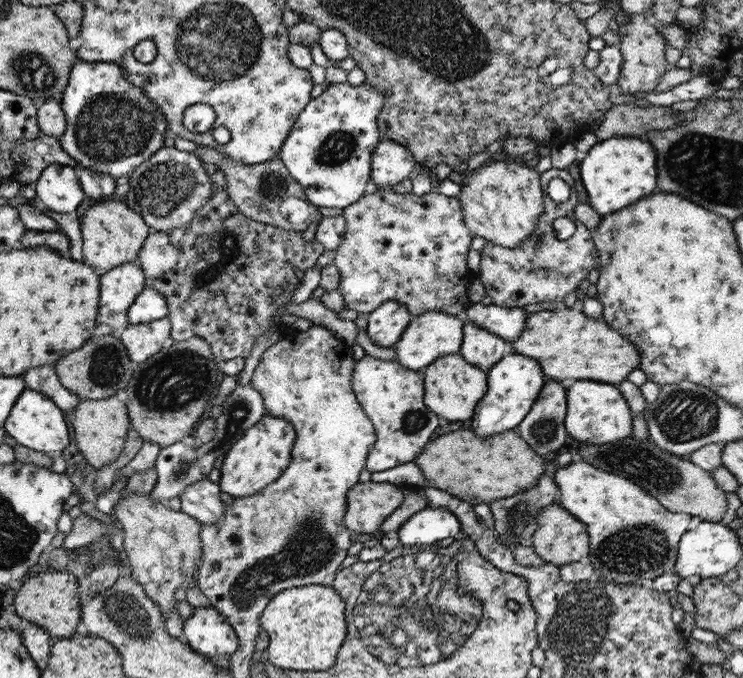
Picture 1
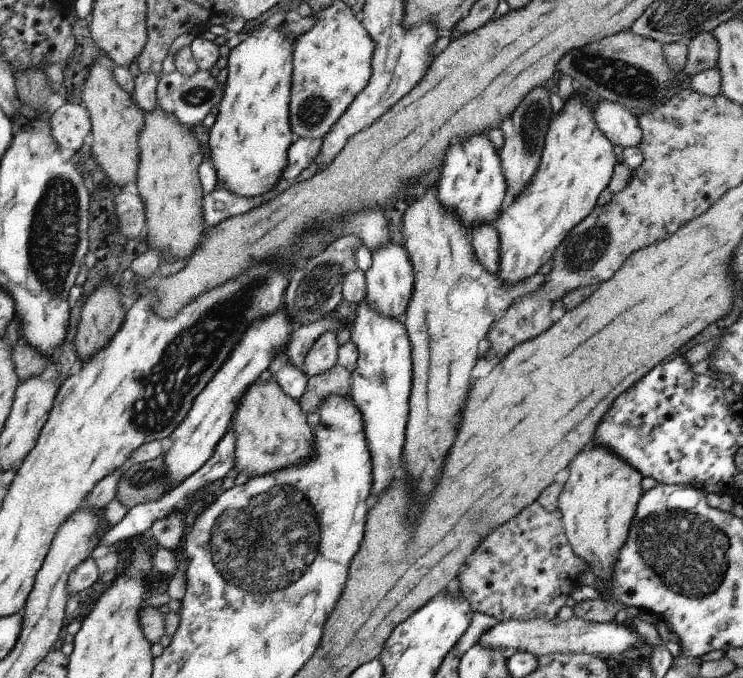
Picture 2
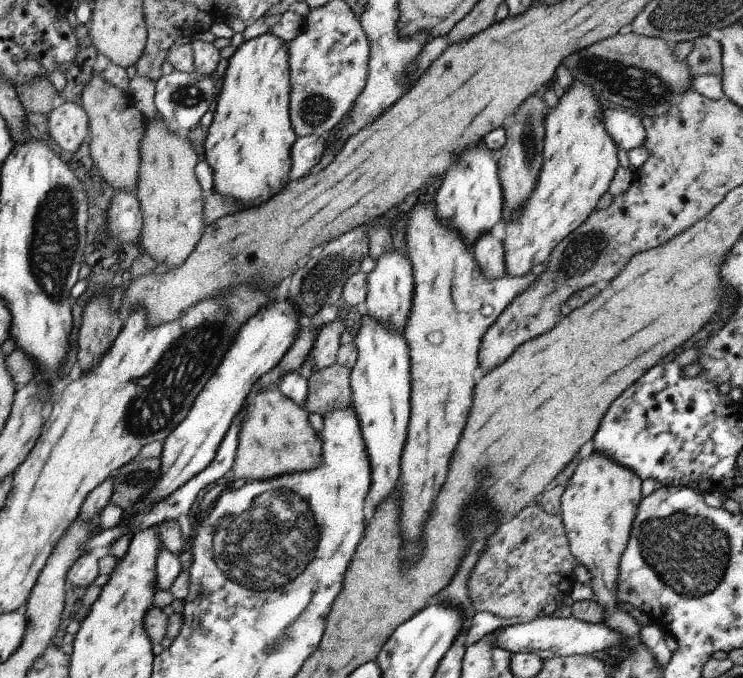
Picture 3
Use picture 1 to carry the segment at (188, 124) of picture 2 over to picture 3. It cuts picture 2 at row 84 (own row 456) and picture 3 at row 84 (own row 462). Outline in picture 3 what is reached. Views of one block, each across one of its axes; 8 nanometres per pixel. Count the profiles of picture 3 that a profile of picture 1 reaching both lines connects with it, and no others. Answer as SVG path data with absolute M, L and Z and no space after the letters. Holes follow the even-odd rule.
M176 70L168 75L162 75L155 82L155 87L155 105L160 118L168 129L181 136L186 136L192 128L196 128L206 111L213 108L220 90L219 84L212 81L210 75Z

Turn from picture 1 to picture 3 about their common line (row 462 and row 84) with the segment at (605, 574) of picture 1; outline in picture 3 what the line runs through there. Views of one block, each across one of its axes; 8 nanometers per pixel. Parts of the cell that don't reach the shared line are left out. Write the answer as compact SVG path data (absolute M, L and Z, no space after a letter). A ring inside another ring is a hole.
M574 80L568 89L559 92L556 106L546 115L545 137L543 140L543 165L536 188L525 201L523 208L506 223L505 274L519 277L525 275L537 264L546 263L550 253L573 230L576 230L597 208L600 197L608 190L618 168L618 149L603 123L603 109L595 90L584 82Z

